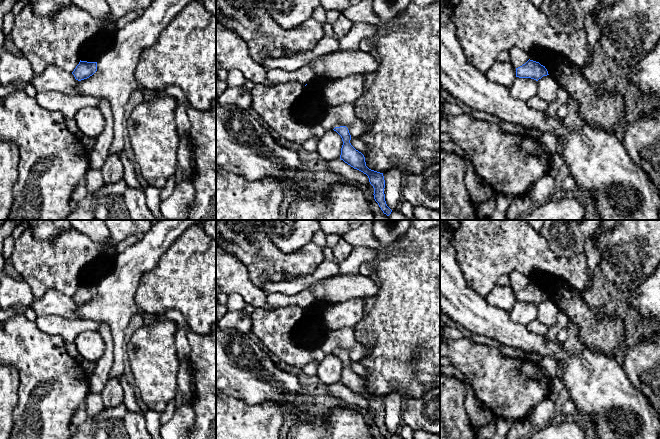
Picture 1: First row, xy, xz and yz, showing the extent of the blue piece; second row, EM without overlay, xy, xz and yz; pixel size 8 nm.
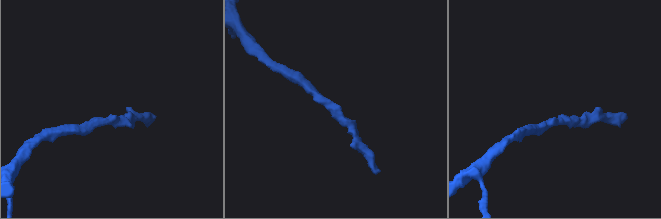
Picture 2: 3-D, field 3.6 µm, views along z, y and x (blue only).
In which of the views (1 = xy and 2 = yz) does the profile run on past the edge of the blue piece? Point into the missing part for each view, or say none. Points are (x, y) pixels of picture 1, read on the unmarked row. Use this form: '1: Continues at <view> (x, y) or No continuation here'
1: No continuation here
2: No continuation here

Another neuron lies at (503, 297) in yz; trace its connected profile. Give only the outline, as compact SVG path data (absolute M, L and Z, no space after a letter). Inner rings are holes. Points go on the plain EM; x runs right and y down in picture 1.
M496 284L487 295L486 300L493 306L509 313L516 302L516 292L510 285Z

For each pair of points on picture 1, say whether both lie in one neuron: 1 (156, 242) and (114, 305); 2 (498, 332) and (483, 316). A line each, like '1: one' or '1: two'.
1: one
2: one

